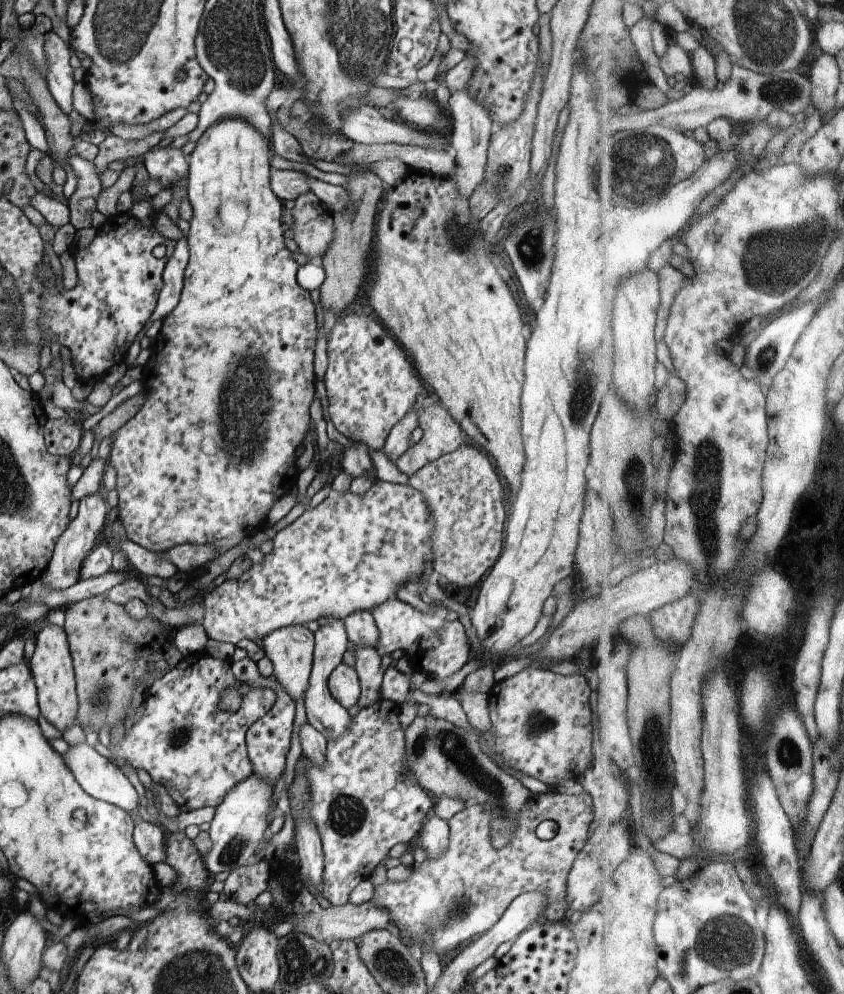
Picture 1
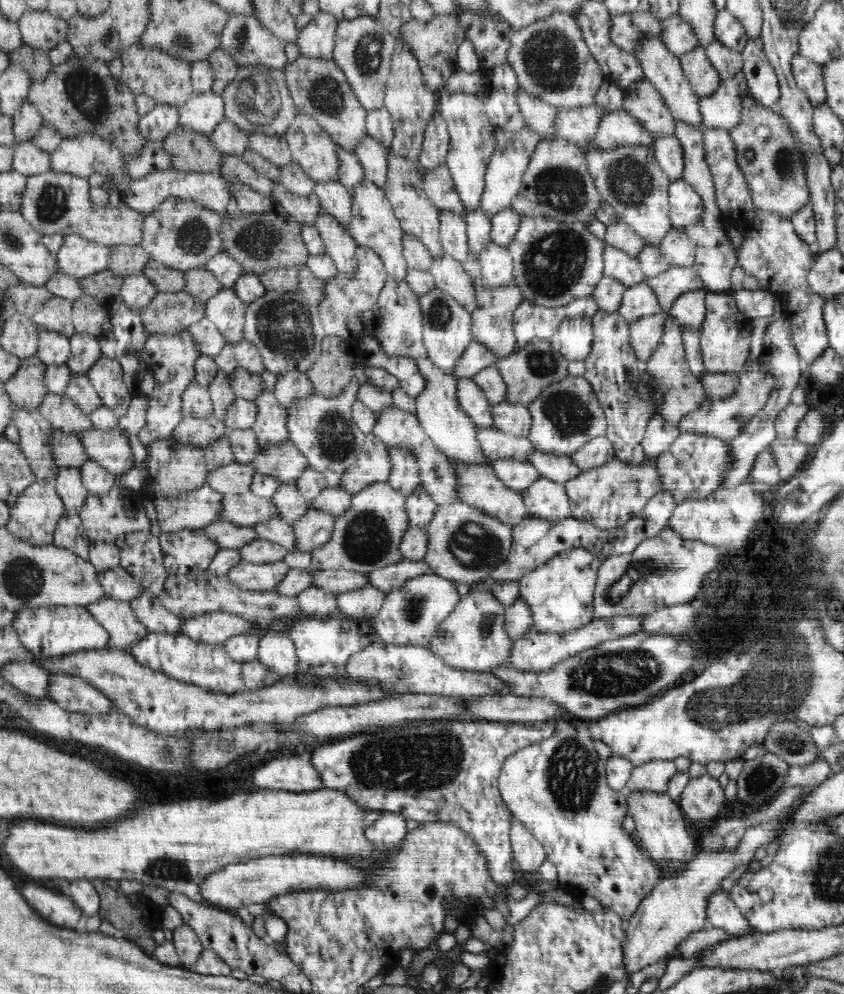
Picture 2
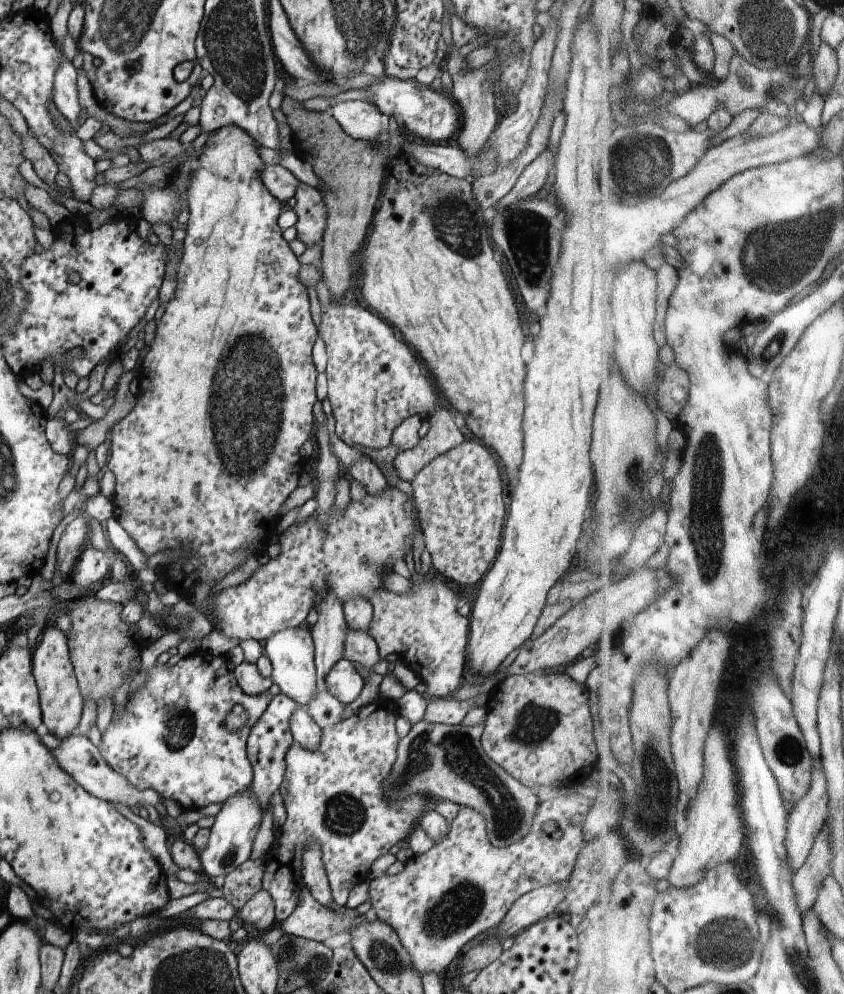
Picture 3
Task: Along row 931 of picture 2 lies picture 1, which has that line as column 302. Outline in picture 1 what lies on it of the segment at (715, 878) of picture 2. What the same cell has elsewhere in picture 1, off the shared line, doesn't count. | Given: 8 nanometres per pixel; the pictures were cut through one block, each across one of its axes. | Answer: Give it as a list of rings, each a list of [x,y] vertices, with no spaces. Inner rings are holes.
[[[289,625],[276,630],[264,638],[260,638],[260,645],[266,657],[273,665],[273,678],[279,682],[282,689],[294,700],[305,699],[309,688],[311,671],[313,668],[313,653],[315,650],[314,633],[306,625]]]

